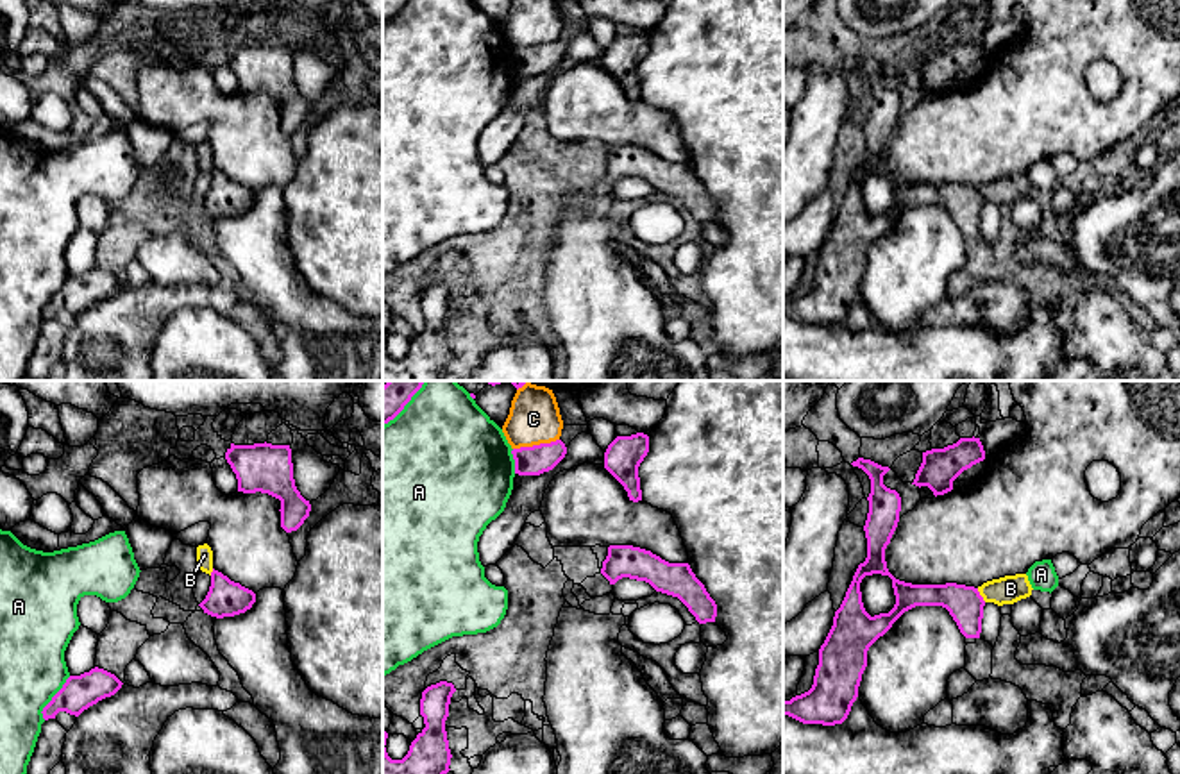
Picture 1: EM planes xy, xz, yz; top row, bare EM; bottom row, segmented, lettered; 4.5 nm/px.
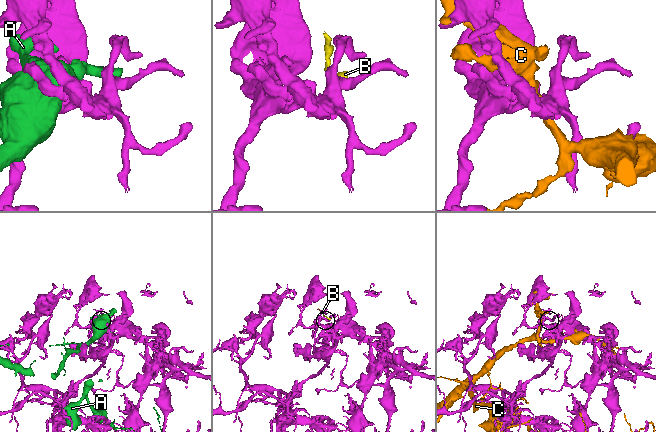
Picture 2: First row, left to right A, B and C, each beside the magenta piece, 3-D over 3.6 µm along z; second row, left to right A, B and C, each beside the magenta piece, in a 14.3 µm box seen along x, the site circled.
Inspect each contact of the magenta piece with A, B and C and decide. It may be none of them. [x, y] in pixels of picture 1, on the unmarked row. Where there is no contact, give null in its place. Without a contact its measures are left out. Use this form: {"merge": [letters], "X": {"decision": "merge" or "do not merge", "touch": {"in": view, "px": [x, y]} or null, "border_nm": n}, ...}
{"merge": [], "A": {"decision": "do not merge", "touch": {"in": "xy", "px": [52, 297]}, "border_nm": 240}, "B": {"decision": "do not merge", "touch": {"in": "yz", "px": [980, 195]}, "border_nm": 80}, "C": {"decision": "do not merge", "touch": {"in": "xz", "px": [535, 45]}, "border_nm": 220}}

